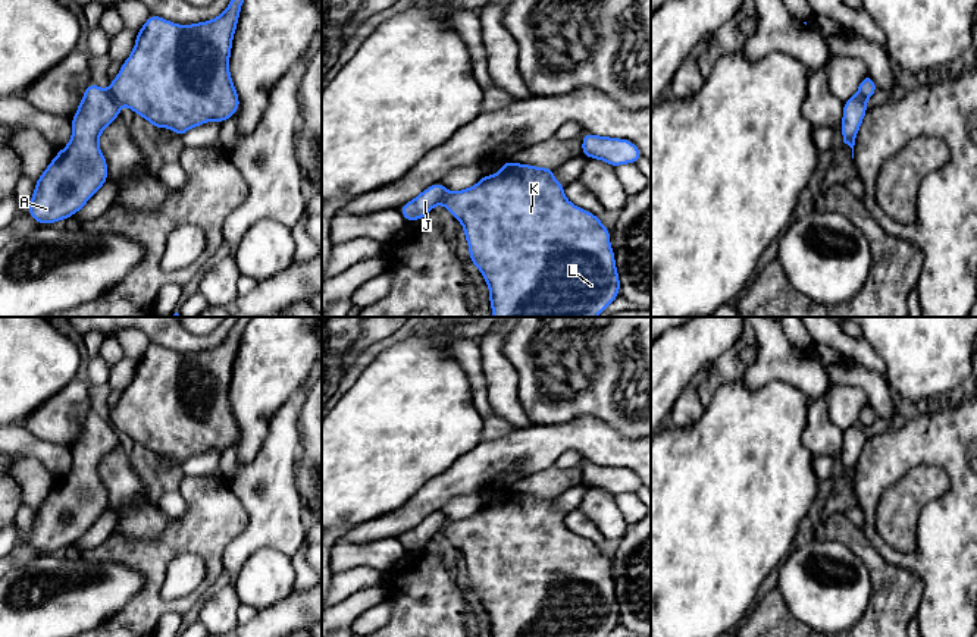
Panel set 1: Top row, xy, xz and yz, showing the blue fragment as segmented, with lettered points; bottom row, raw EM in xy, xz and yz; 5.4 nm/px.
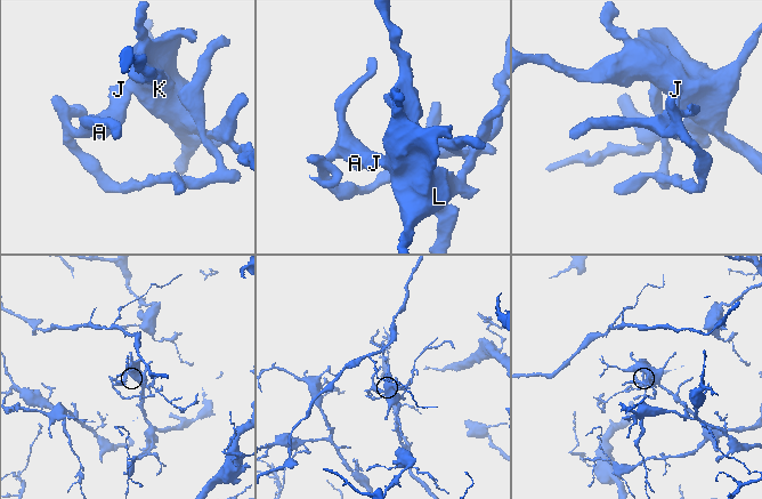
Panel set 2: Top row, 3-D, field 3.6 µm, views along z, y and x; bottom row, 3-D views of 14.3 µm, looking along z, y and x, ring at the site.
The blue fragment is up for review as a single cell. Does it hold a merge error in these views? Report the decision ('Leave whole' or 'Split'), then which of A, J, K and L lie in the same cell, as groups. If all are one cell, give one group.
Split. Groups: A J / K L

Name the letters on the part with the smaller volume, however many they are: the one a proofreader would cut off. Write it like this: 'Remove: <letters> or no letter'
Remove: A, J

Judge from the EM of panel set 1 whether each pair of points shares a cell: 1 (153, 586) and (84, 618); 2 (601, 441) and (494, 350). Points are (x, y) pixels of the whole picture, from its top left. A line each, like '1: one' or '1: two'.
1: two
2: two

